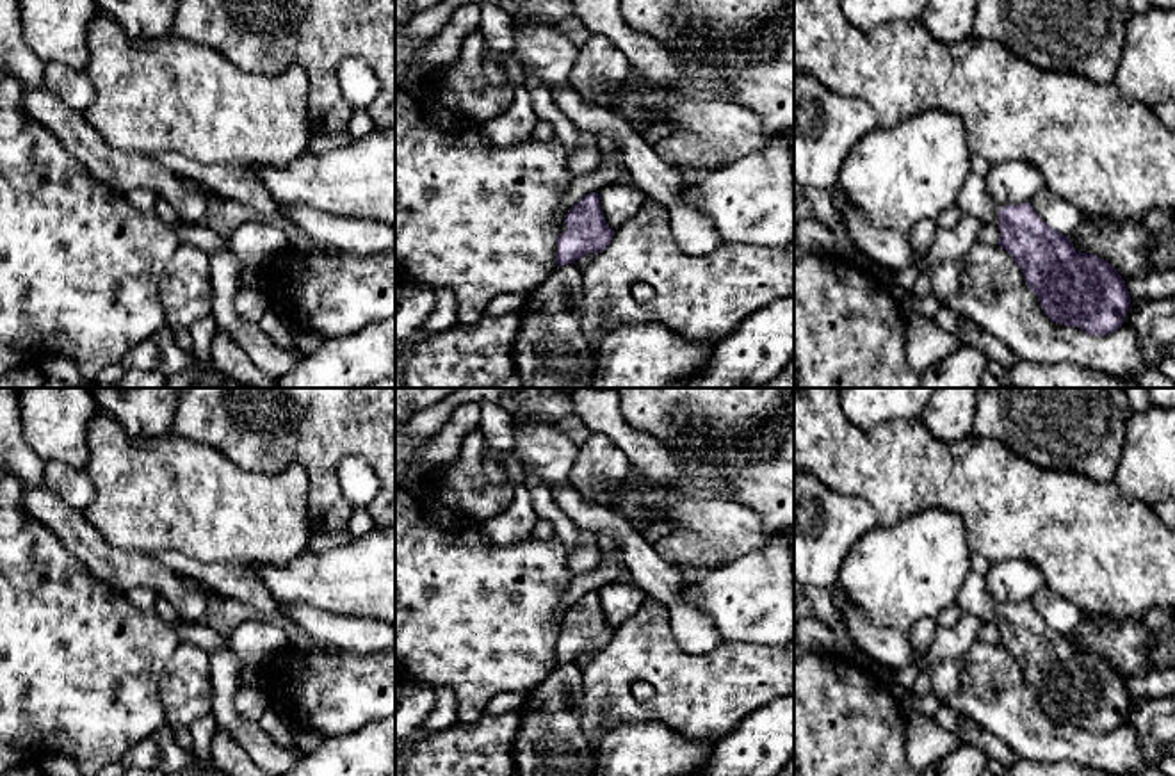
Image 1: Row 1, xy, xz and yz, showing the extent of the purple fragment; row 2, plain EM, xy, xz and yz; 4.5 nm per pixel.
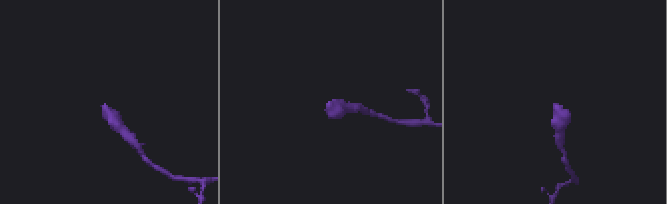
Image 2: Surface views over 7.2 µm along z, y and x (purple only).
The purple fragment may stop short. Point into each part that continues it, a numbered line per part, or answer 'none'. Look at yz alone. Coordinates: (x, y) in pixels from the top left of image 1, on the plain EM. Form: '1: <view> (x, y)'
1: yz (974, 597)

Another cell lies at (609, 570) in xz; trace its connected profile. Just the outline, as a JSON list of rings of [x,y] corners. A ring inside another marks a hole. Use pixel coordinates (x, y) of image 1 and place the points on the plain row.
[[[609,557],[604,559],[596,570],[573,577],[571,584],[568,586],[563,596],[559,618],[564,619],[568,609],[589,591],[598,591],[605,584],[616,582],[623,568],[625,564],[621,561]]]

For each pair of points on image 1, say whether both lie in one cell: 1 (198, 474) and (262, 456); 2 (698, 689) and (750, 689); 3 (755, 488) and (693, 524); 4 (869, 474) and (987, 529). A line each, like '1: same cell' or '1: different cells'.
1: different cells
2: same cell
3: different cells
4: same cell

